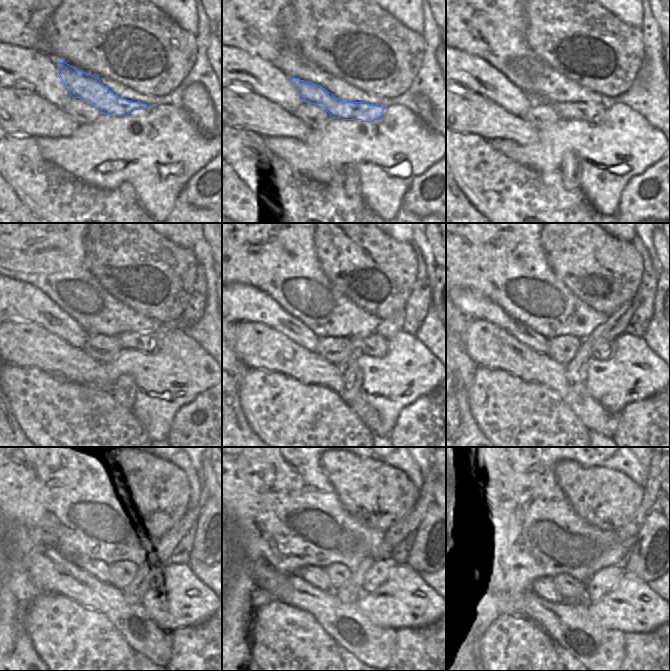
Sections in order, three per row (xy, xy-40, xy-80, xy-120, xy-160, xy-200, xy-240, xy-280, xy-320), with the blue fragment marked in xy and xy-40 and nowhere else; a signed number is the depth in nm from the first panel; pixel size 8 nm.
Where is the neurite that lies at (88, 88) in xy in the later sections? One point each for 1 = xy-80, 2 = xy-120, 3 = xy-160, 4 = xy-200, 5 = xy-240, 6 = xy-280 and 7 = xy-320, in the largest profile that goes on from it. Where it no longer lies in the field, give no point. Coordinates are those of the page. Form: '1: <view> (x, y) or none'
1: xy-80 (594, 114)
2: xy-120 (150, 342)
3: xy-160 (374, 345)
4: xy-200 (600, 349)
5: xy-240 (154, 577)
6: xy-280 (377, 575)
7: xy-320 (600, 584)

